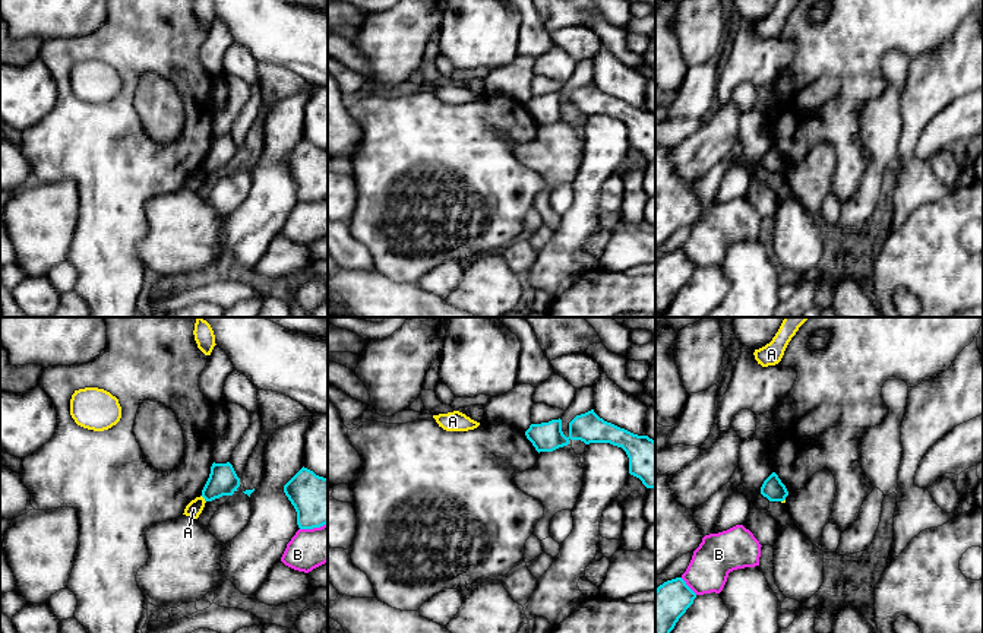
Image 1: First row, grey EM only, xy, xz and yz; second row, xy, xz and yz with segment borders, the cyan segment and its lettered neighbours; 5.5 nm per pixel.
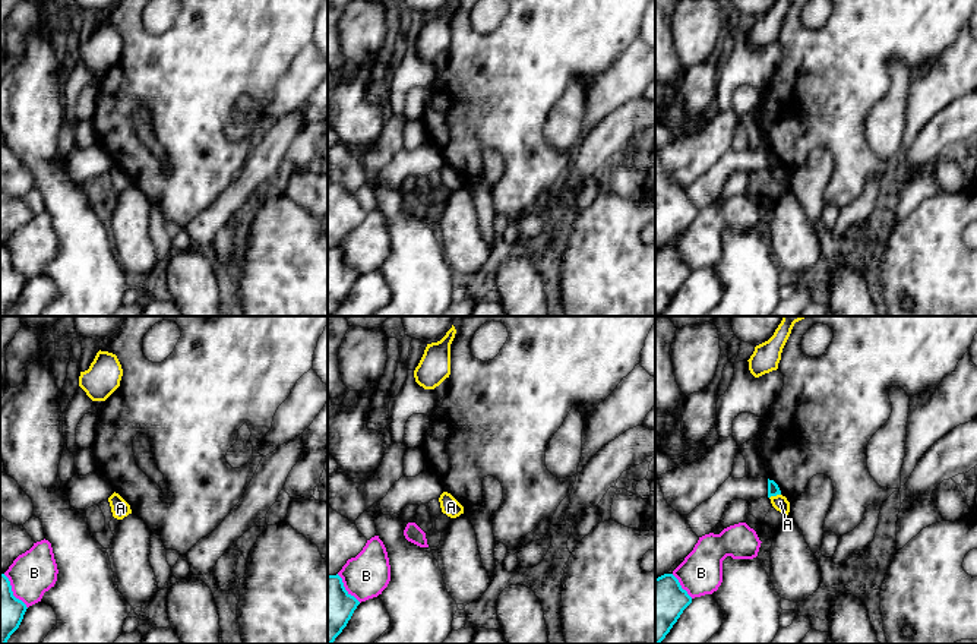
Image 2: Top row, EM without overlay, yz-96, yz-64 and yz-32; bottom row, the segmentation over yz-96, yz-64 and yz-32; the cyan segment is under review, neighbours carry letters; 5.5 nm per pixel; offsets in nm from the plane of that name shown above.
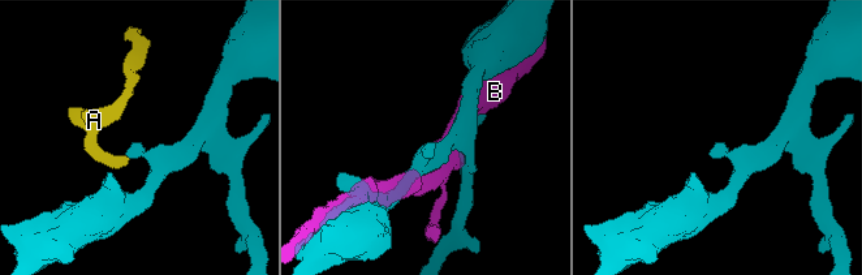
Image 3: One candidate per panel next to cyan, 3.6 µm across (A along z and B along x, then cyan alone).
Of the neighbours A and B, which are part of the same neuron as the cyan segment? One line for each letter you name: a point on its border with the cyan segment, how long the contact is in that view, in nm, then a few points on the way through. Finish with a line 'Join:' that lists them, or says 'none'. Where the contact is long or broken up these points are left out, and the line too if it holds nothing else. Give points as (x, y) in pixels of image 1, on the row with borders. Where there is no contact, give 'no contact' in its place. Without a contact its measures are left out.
Join: none

